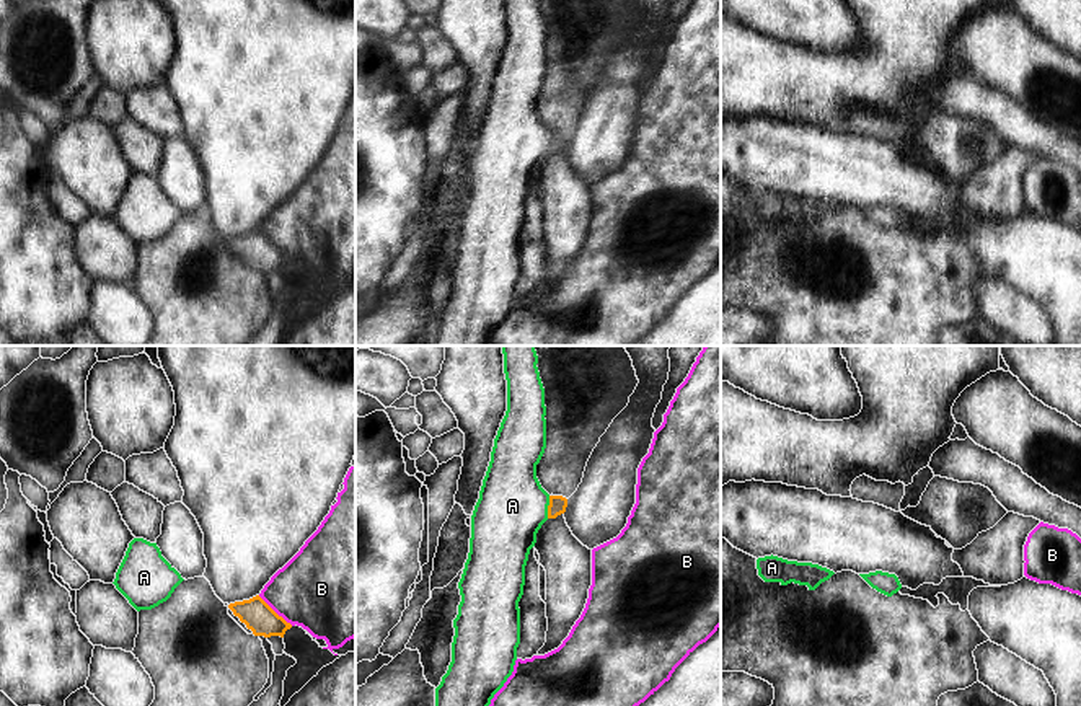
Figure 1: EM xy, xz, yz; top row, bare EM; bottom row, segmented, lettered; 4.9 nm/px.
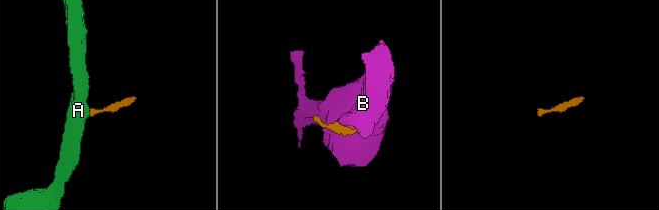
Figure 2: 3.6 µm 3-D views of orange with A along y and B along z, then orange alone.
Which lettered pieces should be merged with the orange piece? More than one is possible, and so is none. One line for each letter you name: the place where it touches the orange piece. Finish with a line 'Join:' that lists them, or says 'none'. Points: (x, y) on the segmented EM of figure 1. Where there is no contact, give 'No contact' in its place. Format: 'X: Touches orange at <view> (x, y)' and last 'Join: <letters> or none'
A: Touches orange at xz (548, 507)
Join: A.

